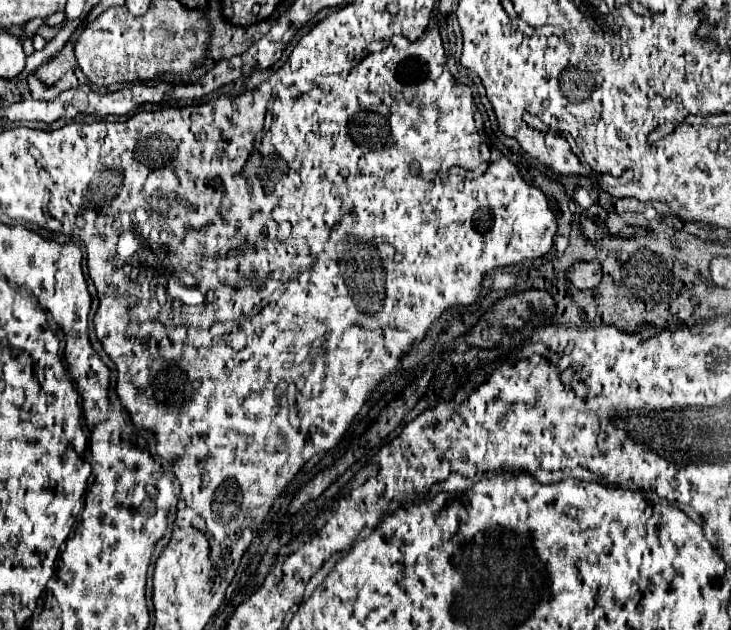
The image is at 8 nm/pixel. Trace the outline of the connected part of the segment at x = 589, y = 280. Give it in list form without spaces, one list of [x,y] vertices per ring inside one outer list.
[[[577,261],[567,269],[567,279],[577,287],[577,289],[589,289],[597,287],[601,281],[601,265],[597,261]]]

